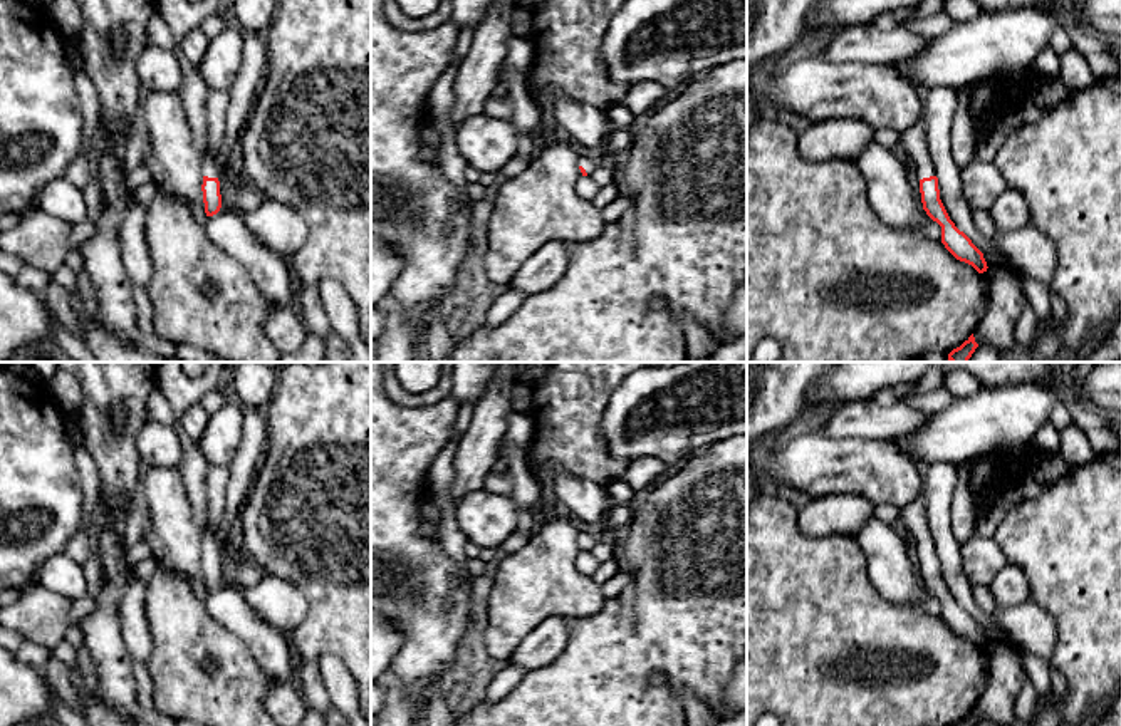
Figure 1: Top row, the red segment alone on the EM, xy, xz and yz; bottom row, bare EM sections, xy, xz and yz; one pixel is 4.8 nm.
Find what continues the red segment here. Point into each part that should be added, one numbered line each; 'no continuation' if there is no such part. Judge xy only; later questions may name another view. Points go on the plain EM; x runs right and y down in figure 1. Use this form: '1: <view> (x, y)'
1: xy (182, 391)

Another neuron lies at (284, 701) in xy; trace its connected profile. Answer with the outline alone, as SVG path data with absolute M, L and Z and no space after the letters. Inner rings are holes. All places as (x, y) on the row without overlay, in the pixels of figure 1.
M267 681L265 709L277 726L299 726L309 708L295 681Z

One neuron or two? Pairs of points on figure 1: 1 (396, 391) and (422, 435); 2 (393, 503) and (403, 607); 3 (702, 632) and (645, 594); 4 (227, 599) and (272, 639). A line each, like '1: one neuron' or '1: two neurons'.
1: two neurons
2: one neuron
3: one neuron
4: one neuron

